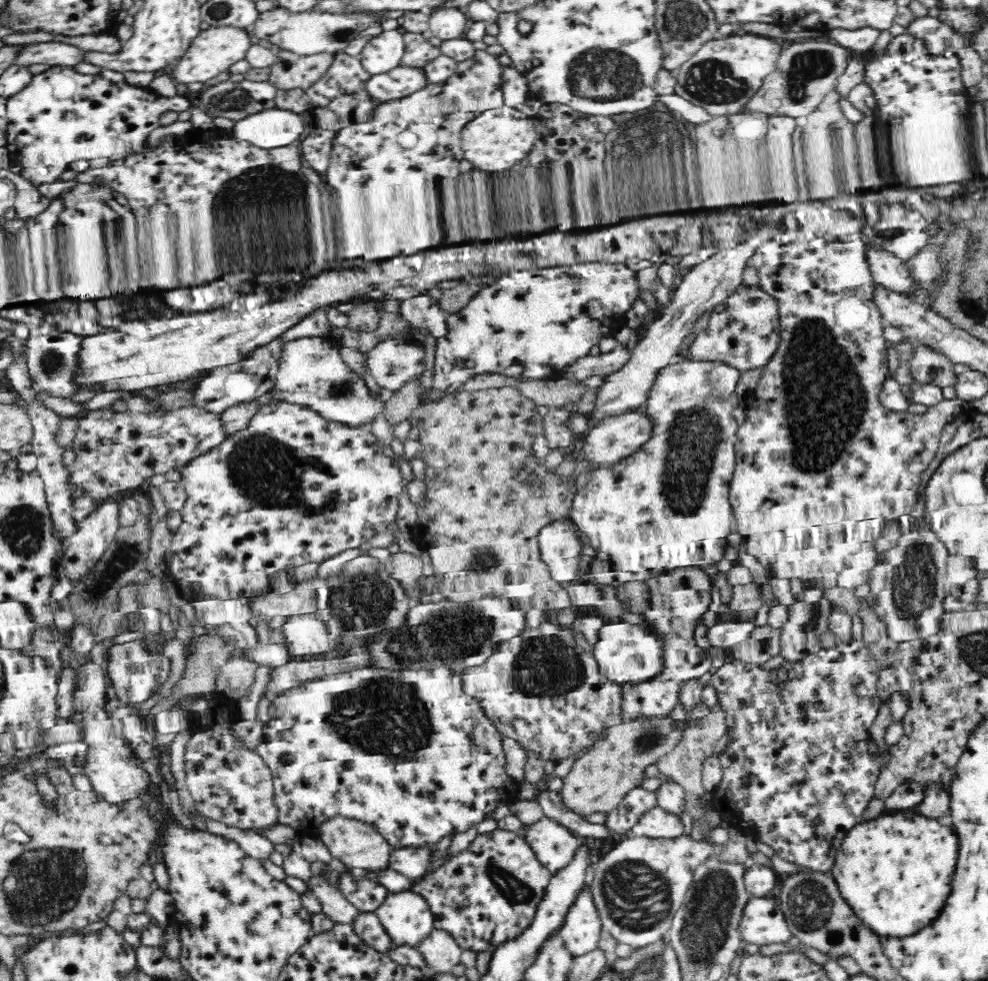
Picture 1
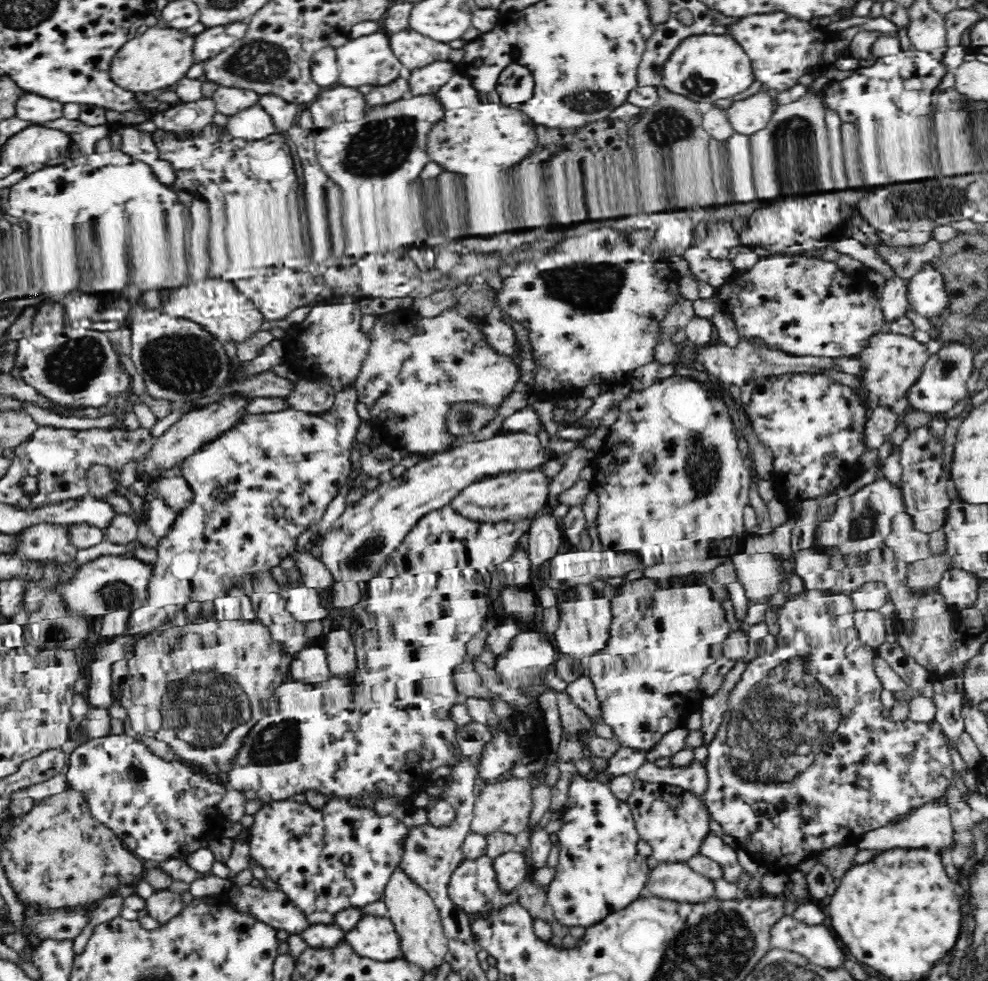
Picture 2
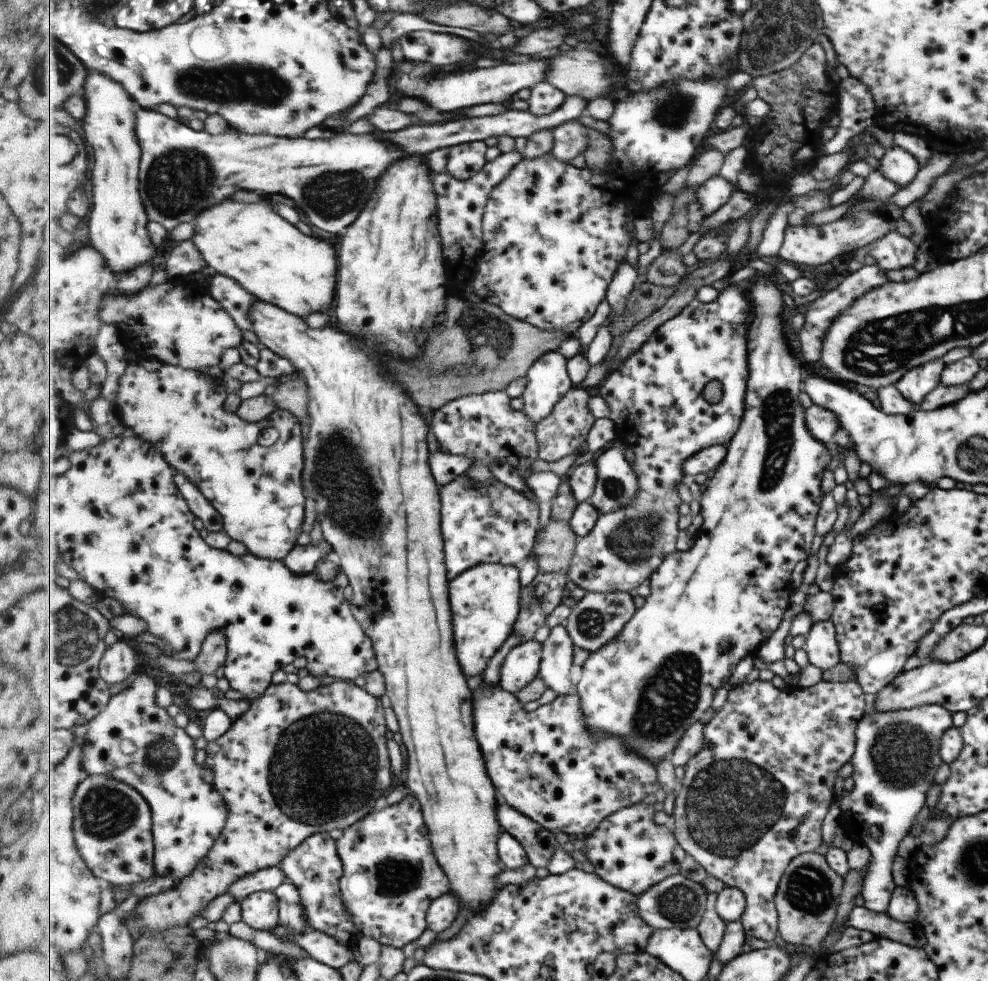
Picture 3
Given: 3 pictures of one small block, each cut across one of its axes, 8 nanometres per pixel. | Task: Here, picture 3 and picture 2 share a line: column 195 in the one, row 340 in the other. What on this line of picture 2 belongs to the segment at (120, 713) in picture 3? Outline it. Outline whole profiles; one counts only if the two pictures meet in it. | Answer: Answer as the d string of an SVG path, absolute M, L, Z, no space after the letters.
M766 256L761 257L757 264L754 264L753 268L748 271L736 272L730 280L722 284L718 288L720 304L722 309L732 314L732 318L736 324L736 330L738 330L739 340L746 340L748 343L760 344L762 346L776 346L778 350L785 352L792 356L826 356L828 358L840 358L841 356L856 357L858 356L870 342L871 336L876 333L885 331L886 322L883 319L883 311L880 307L878 299L870 294L870 298L852 298L852 292L854 292L854 282L850 276L846 276L845 272L842 272L836 263L825 262L818 258L805 258L804 256Z

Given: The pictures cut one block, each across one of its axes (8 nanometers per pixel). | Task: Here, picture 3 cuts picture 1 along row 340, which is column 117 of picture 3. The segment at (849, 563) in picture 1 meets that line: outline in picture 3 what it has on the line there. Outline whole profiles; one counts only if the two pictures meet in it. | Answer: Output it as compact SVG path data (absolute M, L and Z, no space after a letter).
M89 775L74 796L74 833L87 866L105 885L124 887L156 874L154 813L146 797L109 775Z

